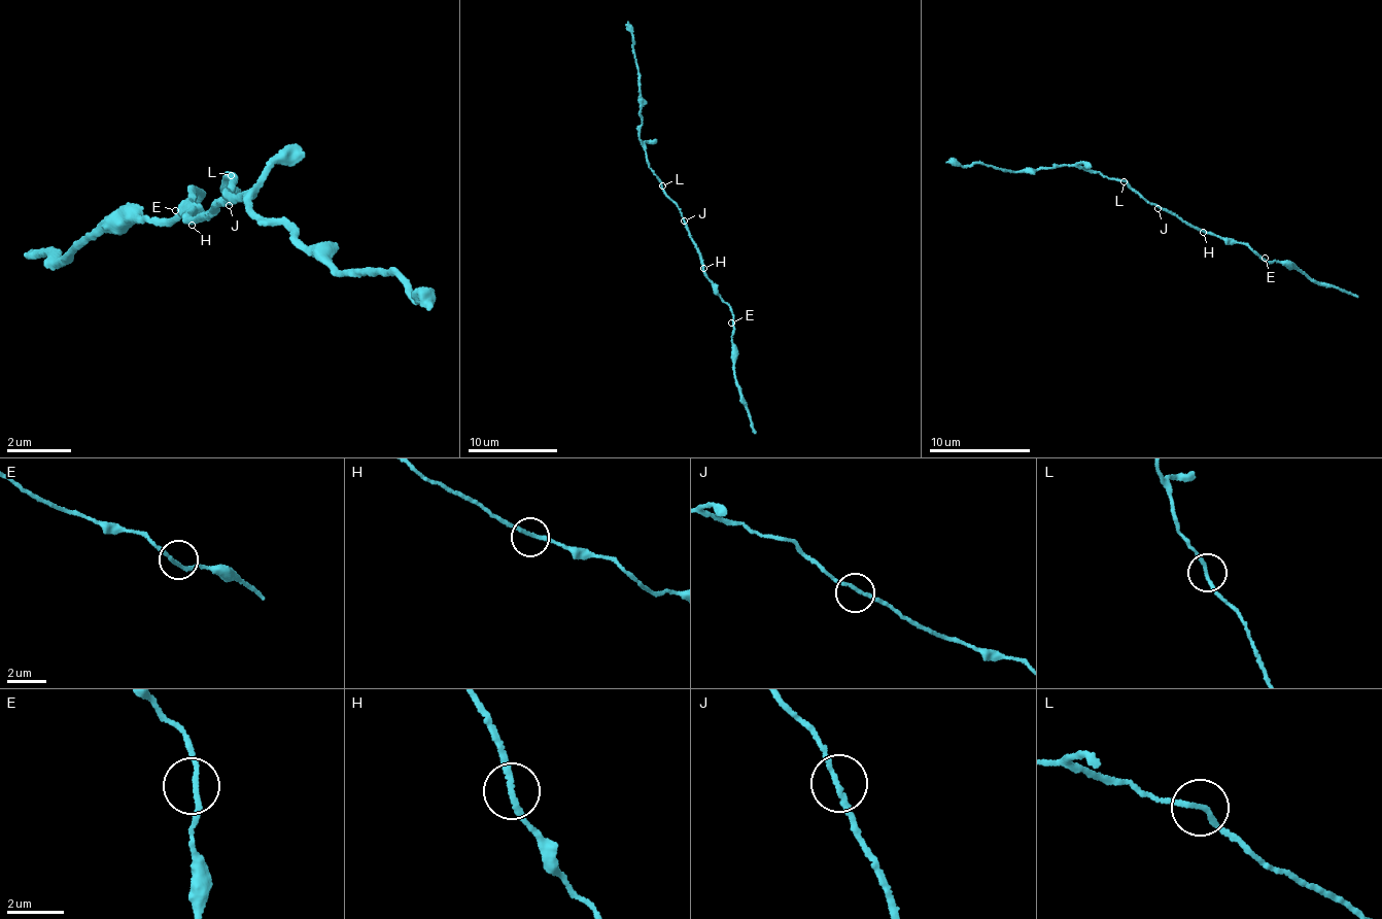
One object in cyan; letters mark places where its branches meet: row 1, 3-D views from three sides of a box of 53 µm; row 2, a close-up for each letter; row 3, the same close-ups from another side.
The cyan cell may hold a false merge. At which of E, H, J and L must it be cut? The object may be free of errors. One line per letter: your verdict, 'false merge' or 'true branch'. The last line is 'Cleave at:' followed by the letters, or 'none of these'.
E: true branch
H: true branch
J: true branch
L: true branch
Cleave at: none of these

